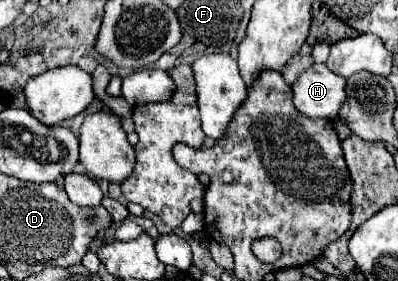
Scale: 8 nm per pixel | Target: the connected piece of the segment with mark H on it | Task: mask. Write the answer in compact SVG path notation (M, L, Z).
M311 65L291 85L293 103L299 113L315 119L337 119L337 113L345 101L345 79L337 77L327 65Z

